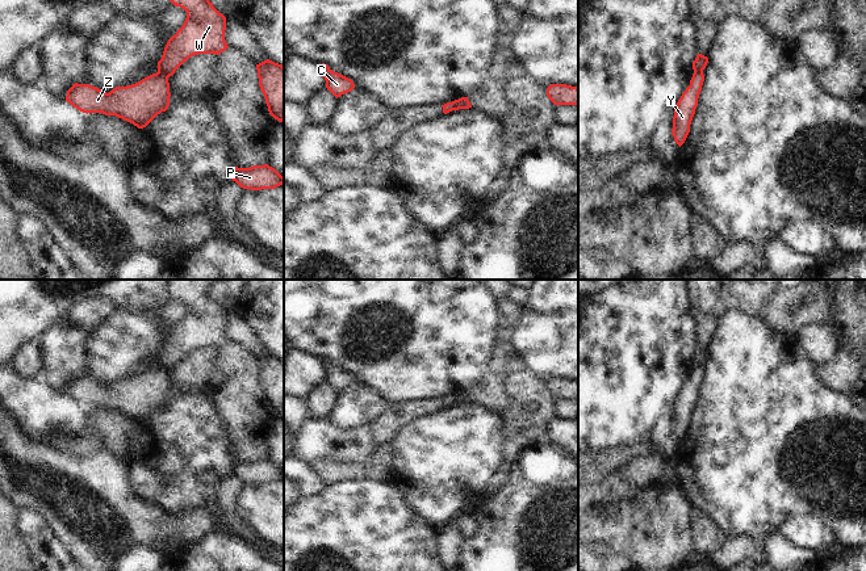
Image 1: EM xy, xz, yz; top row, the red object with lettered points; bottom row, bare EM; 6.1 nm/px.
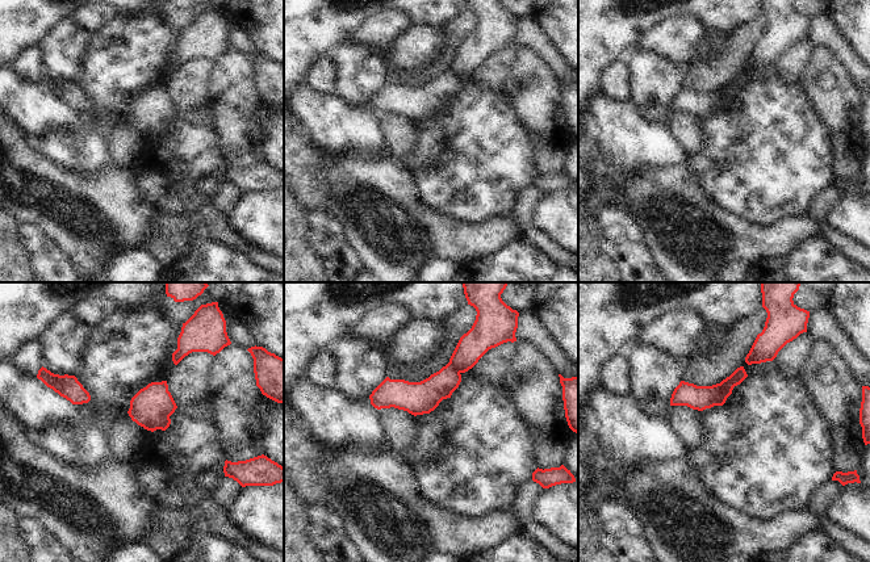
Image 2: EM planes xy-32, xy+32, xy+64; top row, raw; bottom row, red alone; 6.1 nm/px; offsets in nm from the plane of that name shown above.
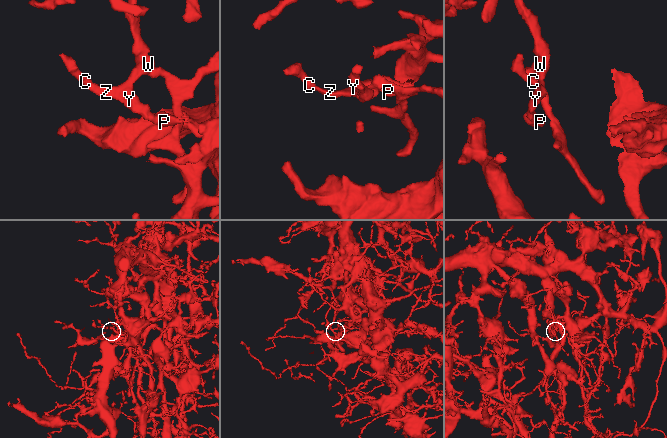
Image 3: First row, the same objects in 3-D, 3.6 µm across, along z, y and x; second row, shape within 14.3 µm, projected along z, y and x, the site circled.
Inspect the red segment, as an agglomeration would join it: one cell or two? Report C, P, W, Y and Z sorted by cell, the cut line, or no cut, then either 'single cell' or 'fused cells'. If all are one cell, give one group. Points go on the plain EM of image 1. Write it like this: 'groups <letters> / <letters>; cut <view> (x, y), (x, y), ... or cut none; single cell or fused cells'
groups C P Y Z / W; cut xy (158, 364), (167, 372); fused cells

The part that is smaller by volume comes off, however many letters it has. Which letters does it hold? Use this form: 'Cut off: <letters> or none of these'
Cut off: C, P, Y, Z

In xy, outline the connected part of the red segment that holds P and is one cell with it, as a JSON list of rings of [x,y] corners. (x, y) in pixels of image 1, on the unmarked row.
[[[268,458],[250,462],[235,461],[231,474],[240,482],[251,484],[275,483],[284,478],[284,471]]]

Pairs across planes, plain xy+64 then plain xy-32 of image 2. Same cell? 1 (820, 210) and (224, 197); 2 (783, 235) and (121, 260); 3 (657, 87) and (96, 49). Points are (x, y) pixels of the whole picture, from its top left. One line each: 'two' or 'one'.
1: one
2: two
3: two

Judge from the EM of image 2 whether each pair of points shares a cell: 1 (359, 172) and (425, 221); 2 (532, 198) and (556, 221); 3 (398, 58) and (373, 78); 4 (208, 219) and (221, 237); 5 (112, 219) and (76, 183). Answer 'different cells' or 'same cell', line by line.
1: same cell
2: different cells
3: different cells
4: same cell
5: same cell

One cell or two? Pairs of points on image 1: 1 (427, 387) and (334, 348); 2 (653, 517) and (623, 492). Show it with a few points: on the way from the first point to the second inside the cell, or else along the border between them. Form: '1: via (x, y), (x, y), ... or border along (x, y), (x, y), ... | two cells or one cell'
1: via (404, 366), (363, 366), (355, 364) | one cell
2: via (645, 515), (631, 500) | one cell

